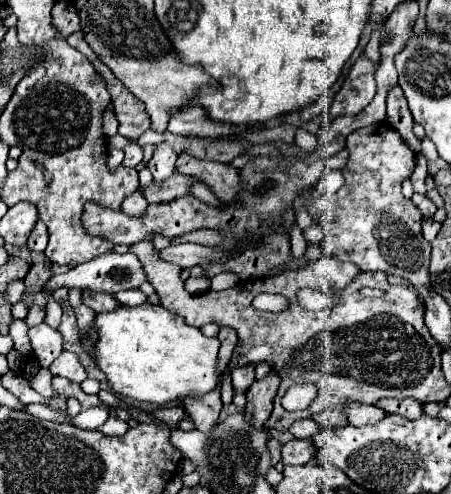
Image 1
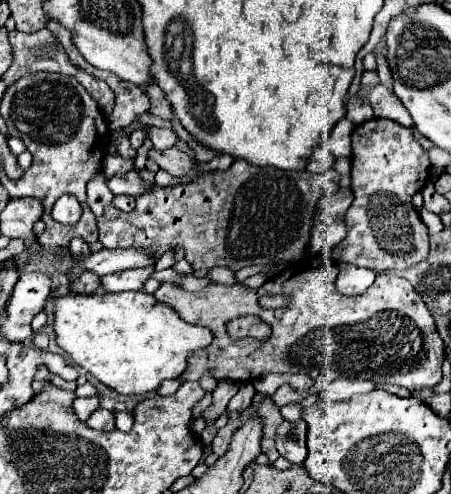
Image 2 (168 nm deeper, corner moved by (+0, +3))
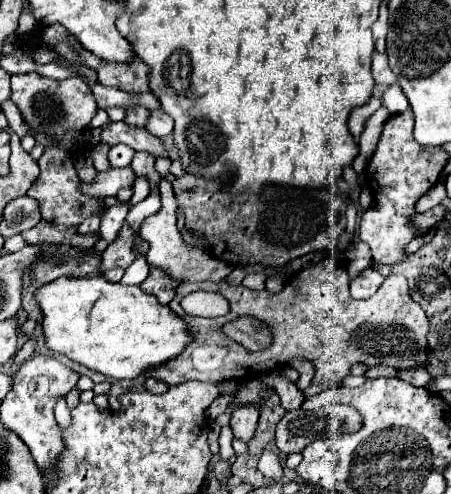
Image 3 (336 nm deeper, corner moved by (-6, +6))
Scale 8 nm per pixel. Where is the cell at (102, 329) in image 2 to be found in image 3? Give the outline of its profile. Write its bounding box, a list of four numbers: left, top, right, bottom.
[34,274,188,380]

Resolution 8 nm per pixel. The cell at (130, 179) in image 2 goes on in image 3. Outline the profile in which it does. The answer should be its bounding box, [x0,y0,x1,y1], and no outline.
[80,168,134,200]

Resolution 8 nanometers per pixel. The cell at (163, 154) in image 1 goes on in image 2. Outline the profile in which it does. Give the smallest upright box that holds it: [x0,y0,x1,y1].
[150,127,176,151]

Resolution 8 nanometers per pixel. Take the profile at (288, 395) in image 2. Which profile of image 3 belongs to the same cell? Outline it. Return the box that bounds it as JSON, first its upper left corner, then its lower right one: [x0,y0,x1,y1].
[146,256,428,386]

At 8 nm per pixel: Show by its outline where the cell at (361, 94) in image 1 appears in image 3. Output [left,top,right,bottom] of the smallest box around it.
[382,84,410,114]

